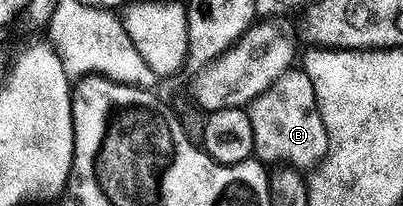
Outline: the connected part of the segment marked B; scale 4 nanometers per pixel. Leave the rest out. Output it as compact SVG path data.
M292 71L281 78L270 89L264 89L249 106L251 122L253 123L253 139L255 140L255 157L267 165L275 167L290 167L292 170L318 170L326 161L331 151L329 131L321 119L321 111L317 103L317 95L313 91L313 83L306 71Z

